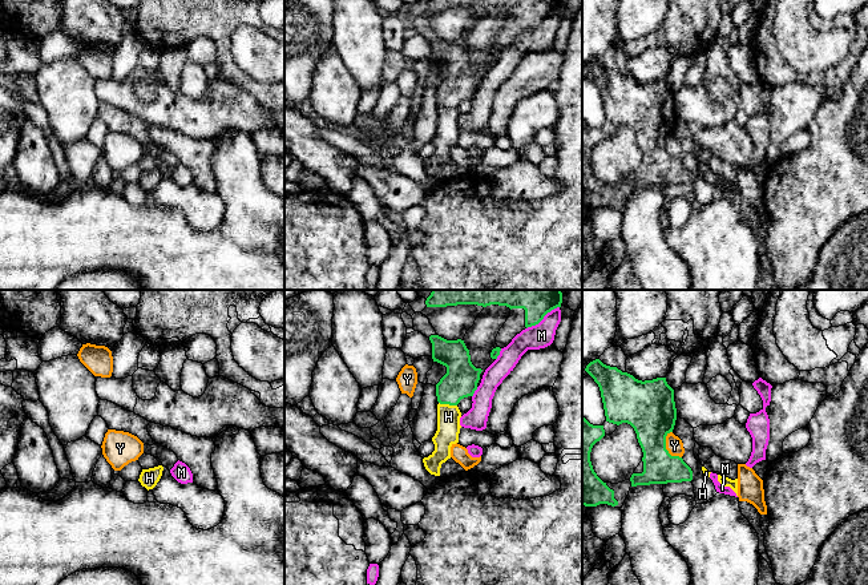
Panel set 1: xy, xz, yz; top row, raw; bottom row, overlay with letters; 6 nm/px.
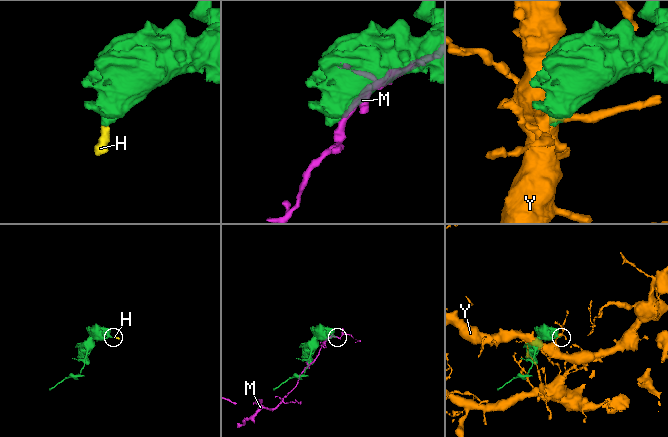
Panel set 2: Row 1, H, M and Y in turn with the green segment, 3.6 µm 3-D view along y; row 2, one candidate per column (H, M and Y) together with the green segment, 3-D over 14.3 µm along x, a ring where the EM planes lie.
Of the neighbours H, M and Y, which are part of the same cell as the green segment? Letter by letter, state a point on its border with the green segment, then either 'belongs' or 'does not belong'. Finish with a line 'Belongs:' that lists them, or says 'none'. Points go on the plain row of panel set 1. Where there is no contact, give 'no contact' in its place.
H: xz (448, 105) | belongs
M: xz (542, 20) | does not belong
Y: yz (665, 150) | does not belong
Belongs: H

